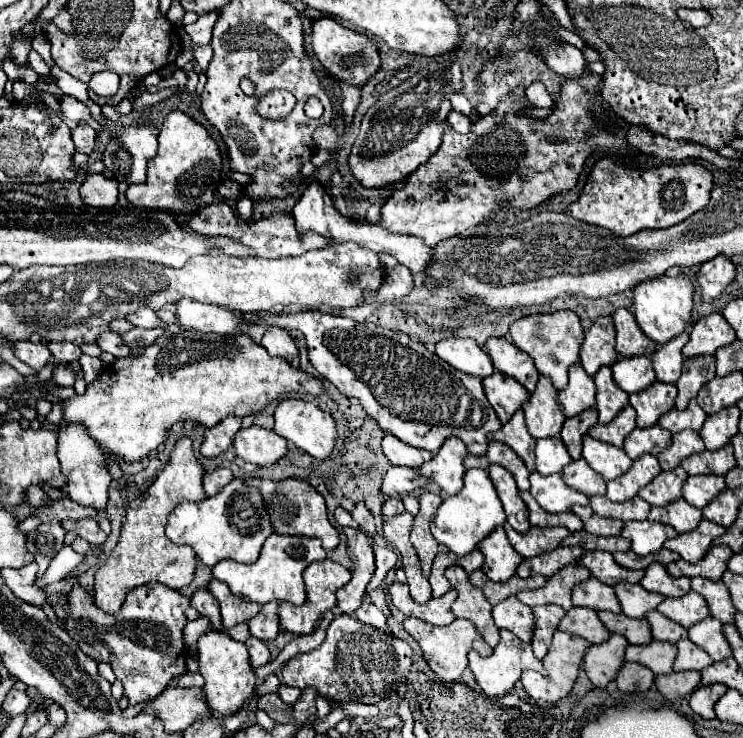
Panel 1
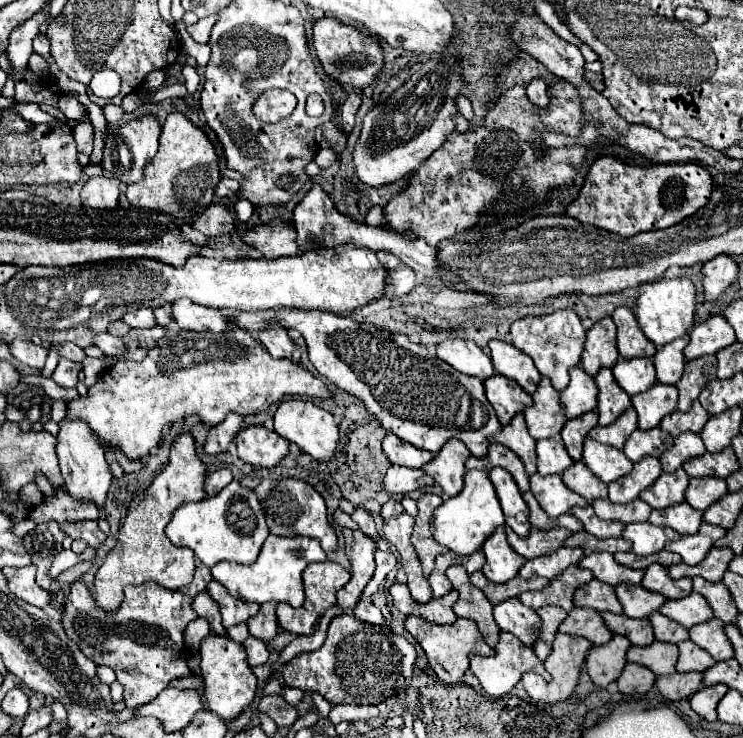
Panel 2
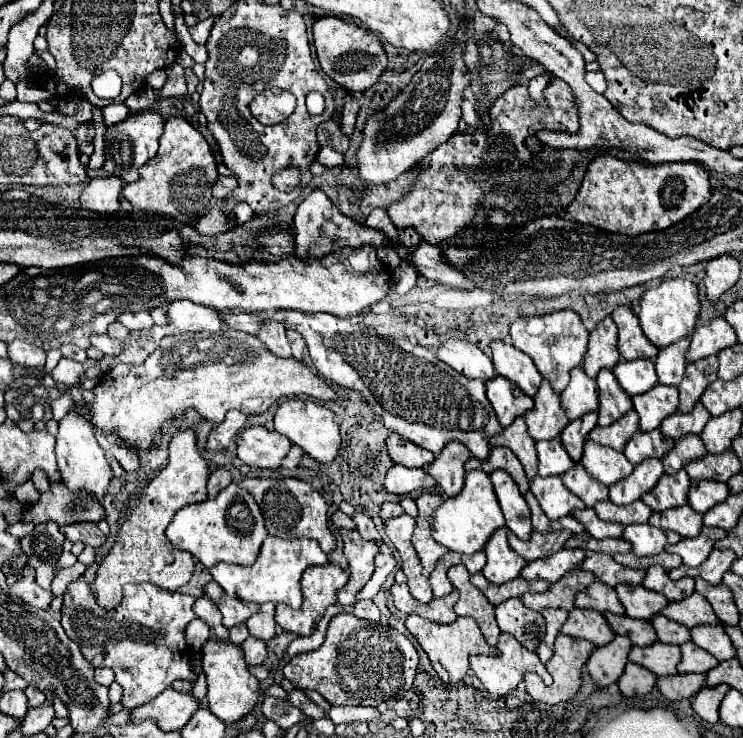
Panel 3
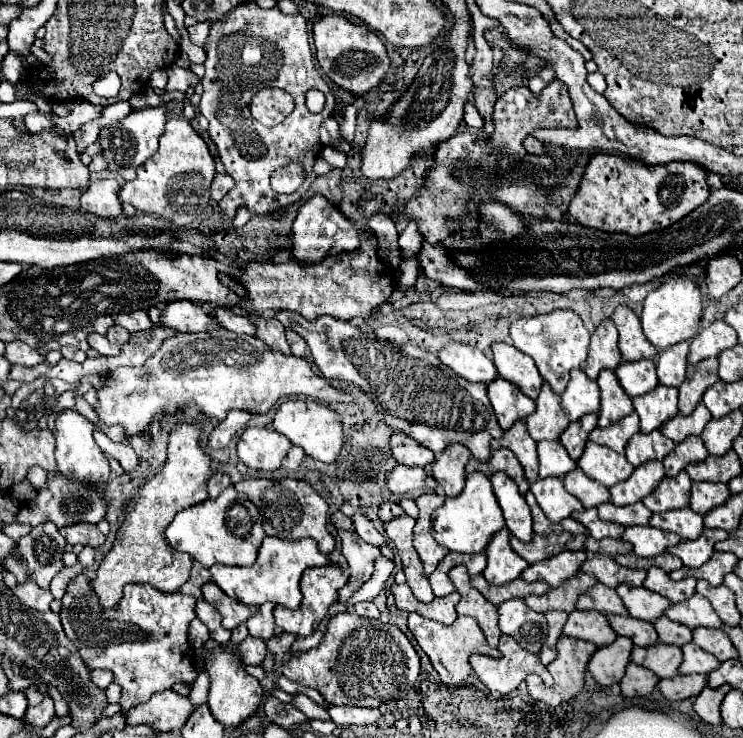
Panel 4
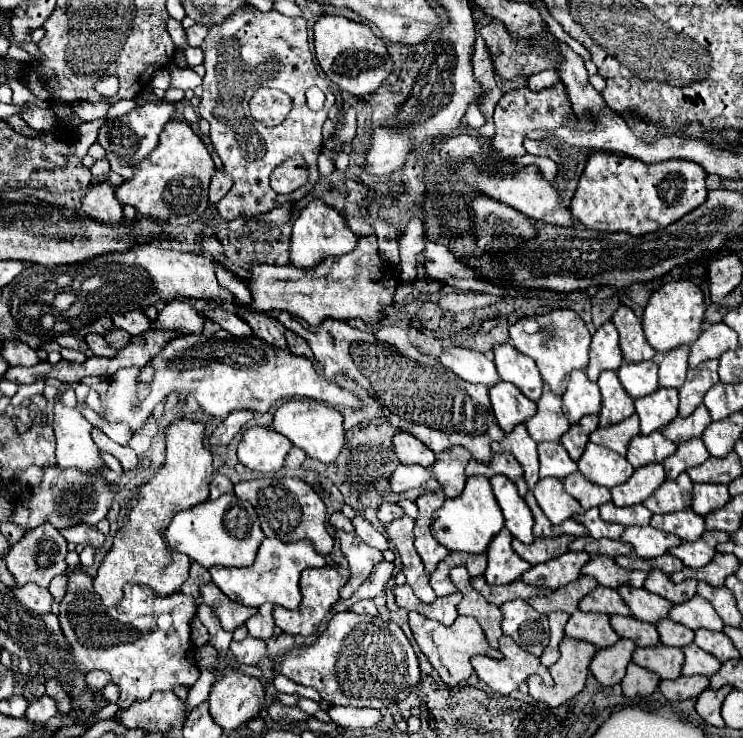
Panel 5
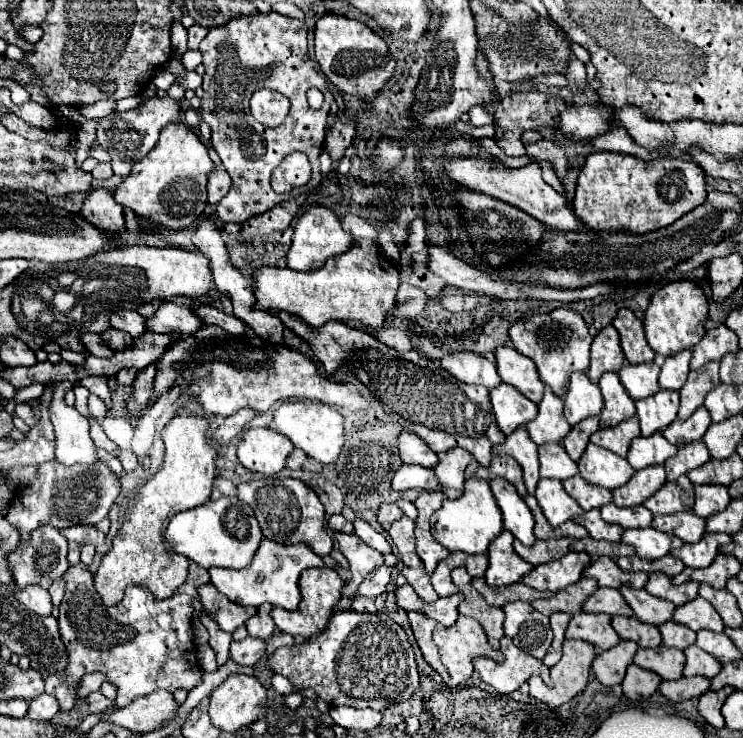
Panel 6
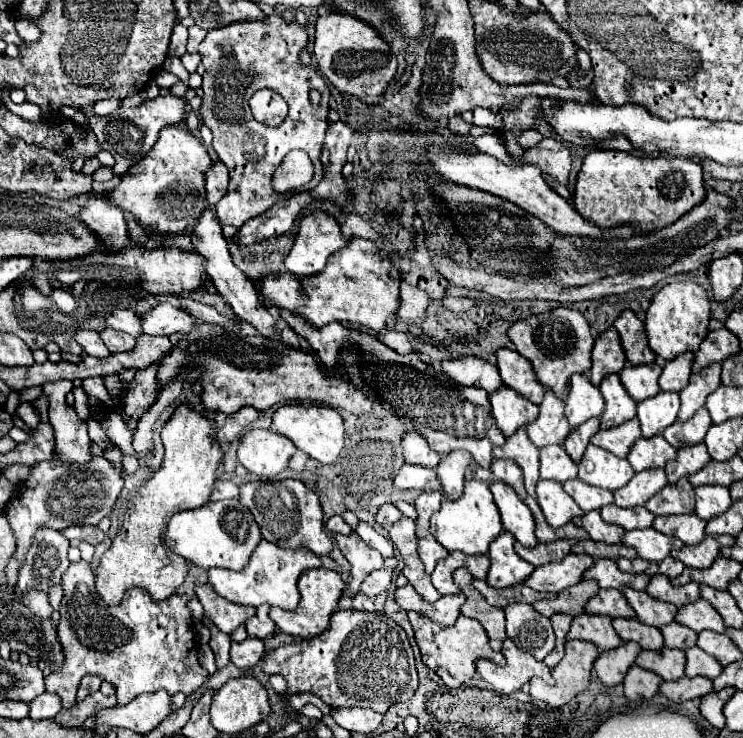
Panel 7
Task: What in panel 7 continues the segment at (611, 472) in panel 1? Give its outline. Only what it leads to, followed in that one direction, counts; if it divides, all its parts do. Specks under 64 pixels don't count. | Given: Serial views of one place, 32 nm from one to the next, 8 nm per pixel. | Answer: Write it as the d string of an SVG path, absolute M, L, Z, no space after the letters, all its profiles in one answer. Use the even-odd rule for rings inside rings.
M594 444L586 448L586 454L582 456L578 470L580 470L578 478L582 482L610 492L626 486L636 474L634 468L628 464L628 460L622 460Z

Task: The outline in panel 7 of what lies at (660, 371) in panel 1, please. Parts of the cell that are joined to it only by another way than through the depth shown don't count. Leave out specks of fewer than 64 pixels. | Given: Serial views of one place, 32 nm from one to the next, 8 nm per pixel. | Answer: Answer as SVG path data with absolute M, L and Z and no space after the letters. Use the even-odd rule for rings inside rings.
M682 354L682 358L674 358L674 362L666 362L664 372L660 376L660 388L664 392L680 392L692 374L694 354Z

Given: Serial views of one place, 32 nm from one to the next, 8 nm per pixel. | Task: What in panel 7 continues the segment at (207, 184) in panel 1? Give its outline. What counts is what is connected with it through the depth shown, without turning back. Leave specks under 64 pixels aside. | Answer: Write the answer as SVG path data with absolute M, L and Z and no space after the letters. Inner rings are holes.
M184 124L166 126L154 148L130 166L130 170L120 176L120 184L104 196L122 212L130 212L138 224L162 236L190 232L198 222L198 214L206 208L204 174L210 162L200 138L190 134Z

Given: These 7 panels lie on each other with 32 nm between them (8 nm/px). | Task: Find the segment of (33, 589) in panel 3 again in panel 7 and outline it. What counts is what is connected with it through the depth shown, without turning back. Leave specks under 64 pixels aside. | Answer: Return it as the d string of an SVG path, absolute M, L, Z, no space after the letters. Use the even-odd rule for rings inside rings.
M30 590L28 594L22 596L22 602L40 620L48 620L52 616L52 606L48 604L48 596L44 592L40 592L40 590Z

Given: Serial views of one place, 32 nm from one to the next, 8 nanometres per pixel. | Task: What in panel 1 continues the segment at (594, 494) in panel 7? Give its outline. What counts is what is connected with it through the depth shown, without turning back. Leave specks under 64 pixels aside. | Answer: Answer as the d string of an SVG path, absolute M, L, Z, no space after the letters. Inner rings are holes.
M582 458L570 462L570 466L562 470L562 478L570 488L586 494L588 498L606 496L606 482L602 482L602 478L598 478L594 470L590 470L586 462L582 462Z

